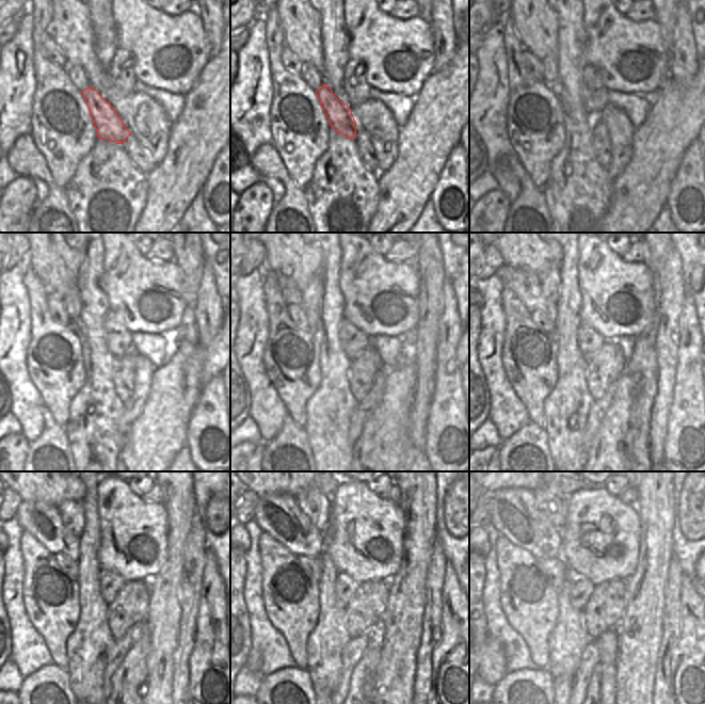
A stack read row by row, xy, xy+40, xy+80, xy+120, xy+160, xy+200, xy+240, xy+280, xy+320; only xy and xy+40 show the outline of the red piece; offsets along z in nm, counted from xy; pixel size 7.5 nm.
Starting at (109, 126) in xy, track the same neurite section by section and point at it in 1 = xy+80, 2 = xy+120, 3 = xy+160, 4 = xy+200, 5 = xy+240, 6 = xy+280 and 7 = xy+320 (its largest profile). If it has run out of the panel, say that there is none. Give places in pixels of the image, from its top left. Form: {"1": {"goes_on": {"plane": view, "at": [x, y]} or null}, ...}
{"1": {"goes_on": {"plane": "xy+80", "at": [557, 88]}}, "2": {"goes_on": {"plane": "xy+120", "at": [77, 324]}}, "3": {"goes_on": {"plane": "xy+160", "at": [311, 315]}}, "4": {"goes_on": {"plane": "xy+200", "at": [525, 283]}}, "5": {"goes_on": {"plane": "xy+240", "at": [44, 522]}}, "6": {"goes_on": {"plane": "xy+280", "at": [278, 515]}}, "7": {"goes_on": {"plane": "xy+320", "at": [513, 512]}}}

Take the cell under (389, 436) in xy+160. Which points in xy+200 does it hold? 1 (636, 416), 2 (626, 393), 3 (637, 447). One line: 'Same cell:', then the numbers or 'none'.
Same cell: 2

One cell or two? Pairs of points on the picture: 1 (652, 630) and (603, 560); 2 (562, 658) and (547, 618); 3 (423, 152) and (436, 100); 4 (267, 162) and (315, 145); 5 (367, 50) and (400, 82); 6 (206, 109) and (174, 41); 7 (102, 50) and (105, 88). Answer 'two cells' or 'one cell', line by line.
1: two cells
2: two cells
3: one cell
4: two cells
5: one cell
6: two cells
7: two cells

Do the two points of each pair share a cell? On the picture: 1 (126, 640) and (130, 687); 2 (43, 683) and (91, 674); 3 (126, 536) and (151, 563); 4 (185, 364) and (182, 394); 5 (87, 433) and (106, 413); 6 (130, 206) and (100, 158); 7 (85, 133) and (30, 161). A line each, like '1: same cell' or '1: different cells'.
1: different cells
2: different cells
3: same cell
4: same cell
5: same cell
6: same cell
7: different cells

